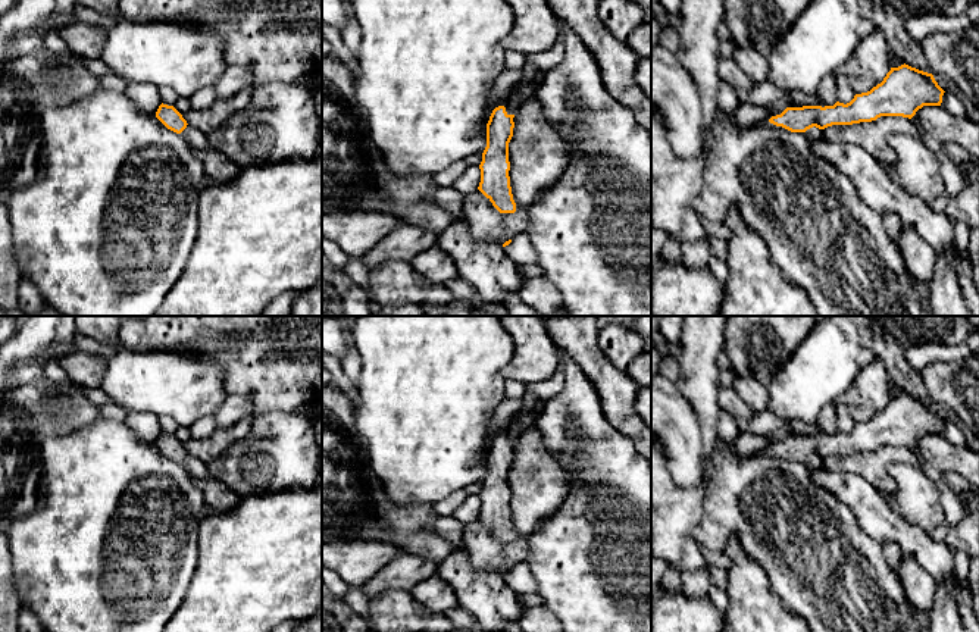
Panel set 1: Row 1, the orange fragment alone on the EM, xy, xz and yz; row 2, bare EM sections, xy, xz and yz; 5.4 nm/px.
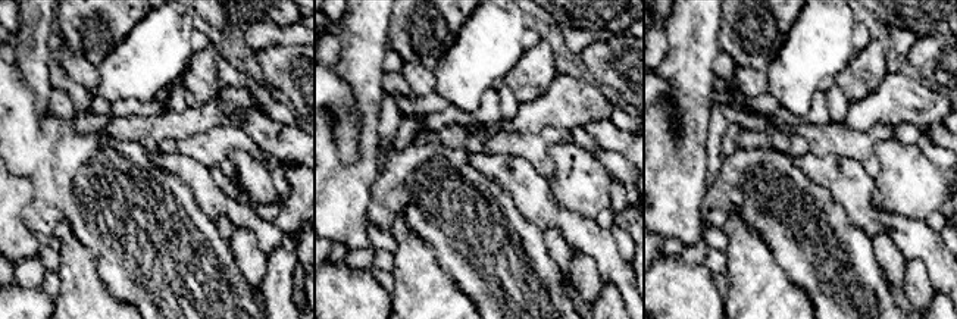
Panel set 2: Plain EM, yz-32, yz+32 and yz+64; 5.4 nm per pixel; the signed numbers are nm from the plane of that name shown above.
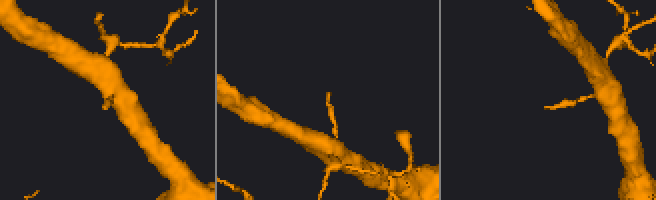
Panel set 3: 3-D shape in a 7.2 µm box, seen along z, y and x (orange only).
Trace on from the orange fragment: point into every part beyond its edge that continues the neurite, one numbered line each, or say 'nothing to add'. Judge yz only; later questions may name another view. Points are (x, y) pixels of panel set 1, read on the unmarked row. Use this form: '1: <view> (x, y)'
1: yz (813, 463)

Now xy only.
1: xy (196, 468)

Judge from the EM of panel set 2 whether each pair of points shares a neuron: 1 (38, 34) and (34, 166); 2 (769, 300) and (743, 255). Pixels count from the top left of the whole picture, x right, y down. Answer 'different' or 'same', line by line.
1: different
2: same

